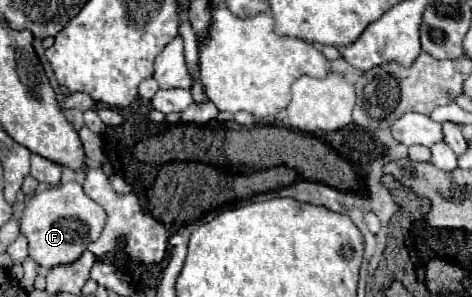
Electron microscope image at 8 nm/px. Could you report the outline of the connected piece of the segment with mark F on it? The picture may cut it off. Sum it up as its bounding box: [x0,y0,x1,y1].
[21,181,105,269]

